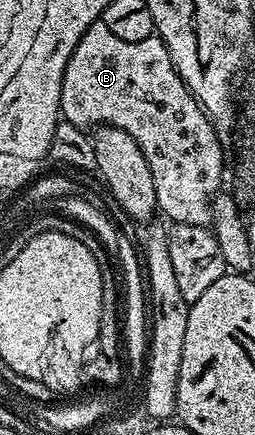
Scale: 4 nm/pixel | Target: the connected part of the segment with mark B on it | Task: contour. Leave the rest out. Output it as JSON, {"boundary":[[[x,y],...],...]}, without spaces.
{"boundary":[[[93,23],[67,61],[61,86],[60,118],[82,129],[104,125],[127,133],[137,142],[143,157],[147,157],[155,181],[158,212],[165,214],[170,224],[210,226],[213,198],[222,190],[221,178],[225,175],[225,153],[217,136],[219,131],[199,100],[189,92],[183,77],[179,77],[171,53],[167,53],[167,45],[156,33],[143,41],[119,41],[105,23]]]}

